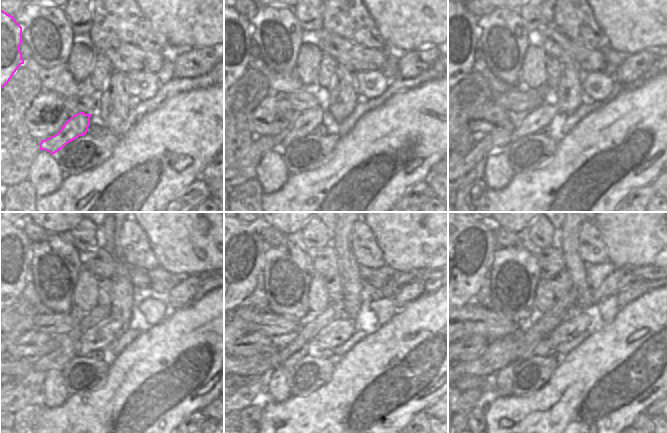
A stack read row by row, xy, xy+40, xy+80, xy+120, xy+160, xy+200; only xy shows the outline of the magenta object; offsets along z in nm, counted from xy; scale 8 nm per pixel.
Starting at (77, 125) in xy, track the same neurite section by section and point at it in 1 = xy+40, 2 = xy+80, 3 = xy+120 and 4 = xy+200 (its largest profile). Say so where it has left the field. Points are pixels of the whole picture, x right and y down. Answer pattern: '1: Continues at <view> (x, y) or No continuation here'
1: Continues at xy+40 (305, 123)
2: Continues at xy+80 (541, 116)
3: Continues at xy+120 (96, 338)
4: Continues at xy+200 (554, 339).

